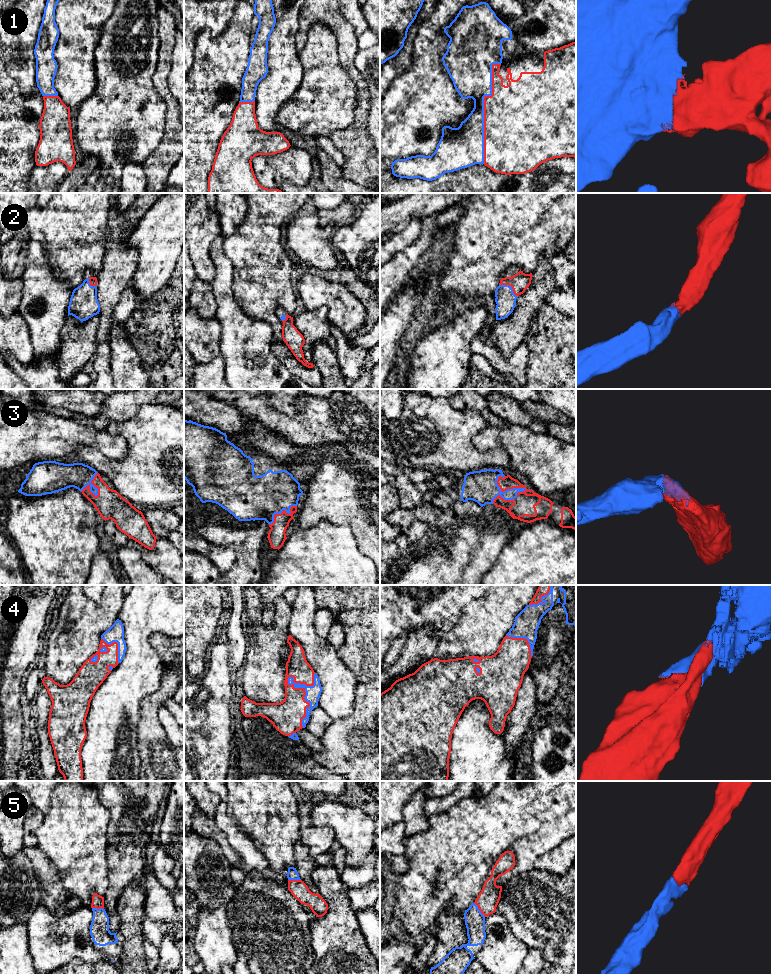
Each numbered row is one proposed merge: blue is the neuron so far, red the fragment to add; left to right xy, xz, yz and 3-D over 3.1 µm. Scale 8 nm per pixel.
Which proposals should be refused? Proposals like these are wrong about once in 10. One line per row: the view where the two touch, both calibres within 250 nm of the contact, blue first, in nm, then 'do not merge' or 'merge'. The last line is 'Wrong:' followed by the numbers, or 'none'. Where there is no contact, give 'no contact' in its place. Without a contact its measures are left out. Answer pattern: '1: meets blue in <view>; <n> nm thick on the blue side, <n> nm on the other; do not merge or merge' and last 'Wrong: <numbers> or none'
1: meets blue in yz; 300 nm thick on the blue side, 480 nm on the other; merge
2: meets blue in yz; 160 nm thick on the blue side, 150 nm on the other; merge
3: meets blue in yz; 260 nm thick on the blue side, 100 nm on the other; merge
4: meets blue in xz; 120 nm thick on the blue side, 240 nm on the other; merge
5: meets blue in yz; 160 nm thick on the blue side, 170 nm on the other; merge
Wrong: none

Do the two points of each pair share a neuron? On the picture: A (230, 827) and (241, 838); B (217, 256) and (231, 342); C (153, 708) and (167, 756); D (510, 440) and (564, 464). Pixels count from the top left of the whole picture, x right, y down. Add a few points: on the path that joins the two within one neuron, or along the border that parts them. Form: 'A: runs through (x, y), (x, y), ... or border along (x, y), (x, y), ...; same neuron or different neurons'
A: runs through (233, 830), (238, 835); same neuron
B: runs through (223, 277), (223, 295), (231, 321); same neuron
C: runs through (152, 721), (152, 743), (154, 746); same neuron
D: runs through (523, 445), (532, 454), (551, 464); same neuron

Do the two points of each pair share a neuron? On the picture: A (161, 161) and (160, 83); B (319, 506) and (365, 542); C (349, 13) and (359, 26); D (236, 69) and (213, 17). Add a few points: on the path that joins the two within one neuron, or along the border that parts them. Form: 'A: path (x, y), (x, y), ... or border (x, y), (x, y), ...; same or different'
A: path (172, 142), (171, 102); same
B: path (333, 506), (338, 506), (360, 528); same
C: path (352, 16), (359, 23); same
D: border (232, 12), (219, 35), (198, 34); different

